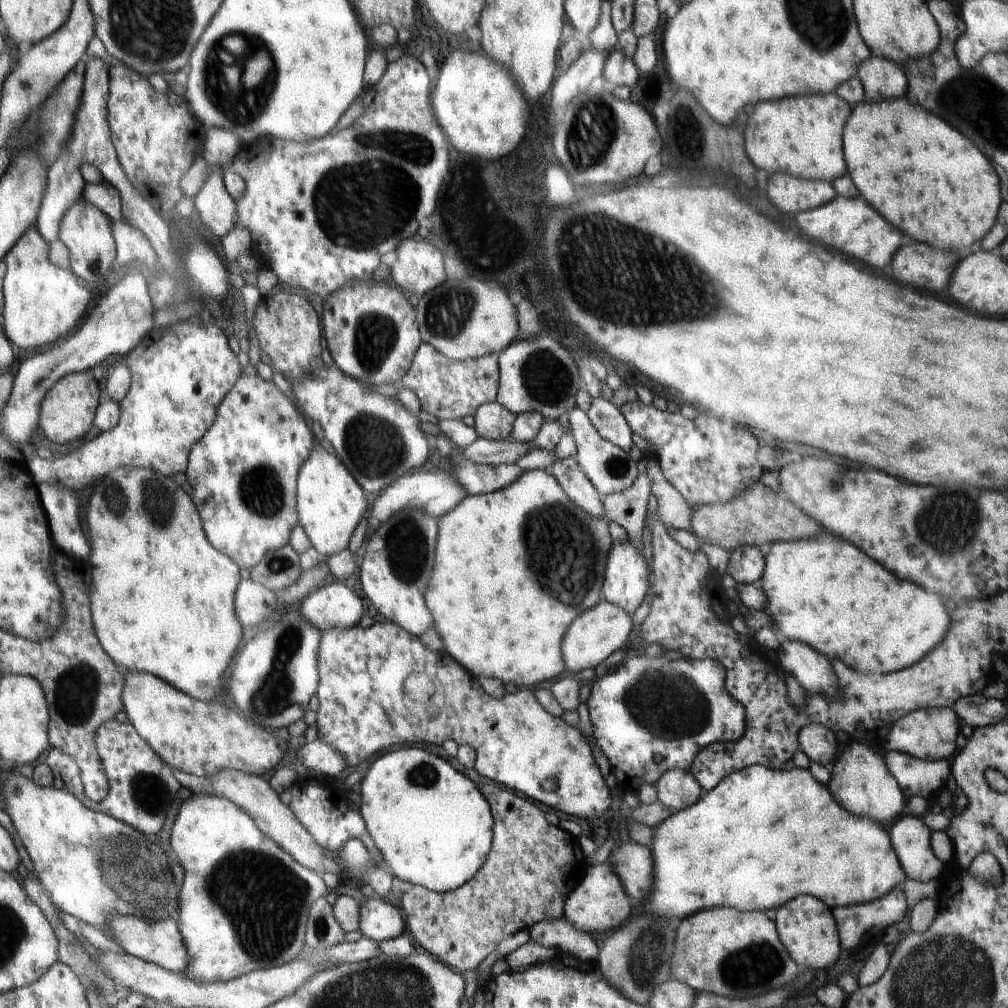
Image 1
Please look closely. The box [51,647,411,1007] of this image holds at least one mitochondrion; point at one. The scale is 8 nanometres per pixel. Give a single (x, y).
(263, 899)

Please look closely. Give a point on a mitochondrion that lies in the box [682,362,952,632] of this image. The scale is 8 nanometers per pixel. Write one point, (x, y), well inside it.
(836, 484)

